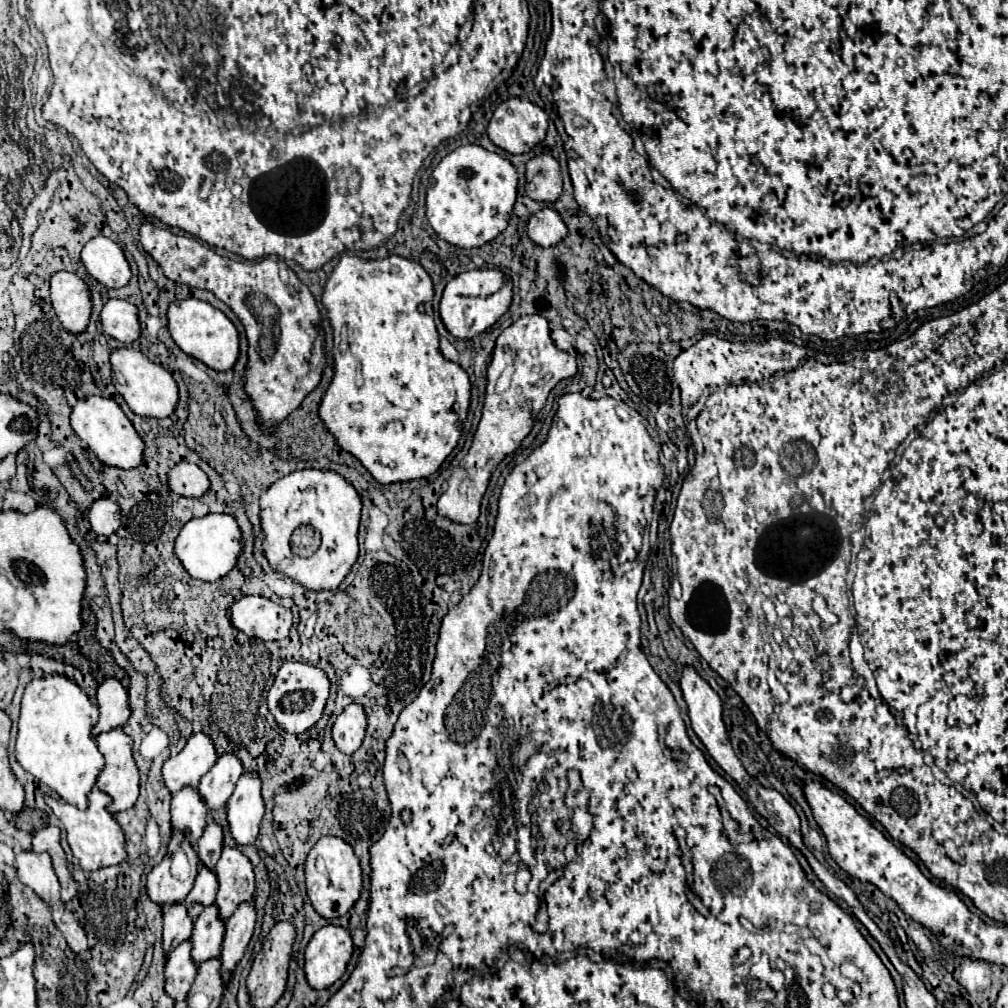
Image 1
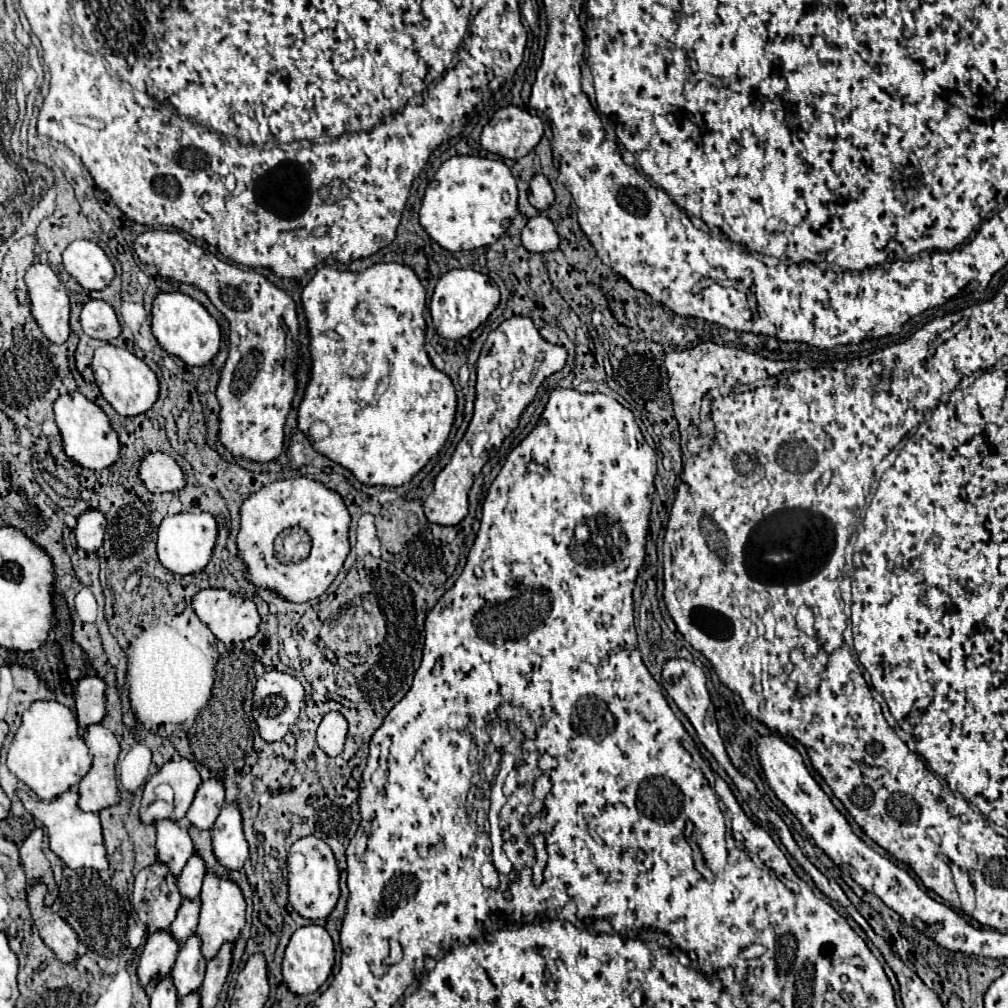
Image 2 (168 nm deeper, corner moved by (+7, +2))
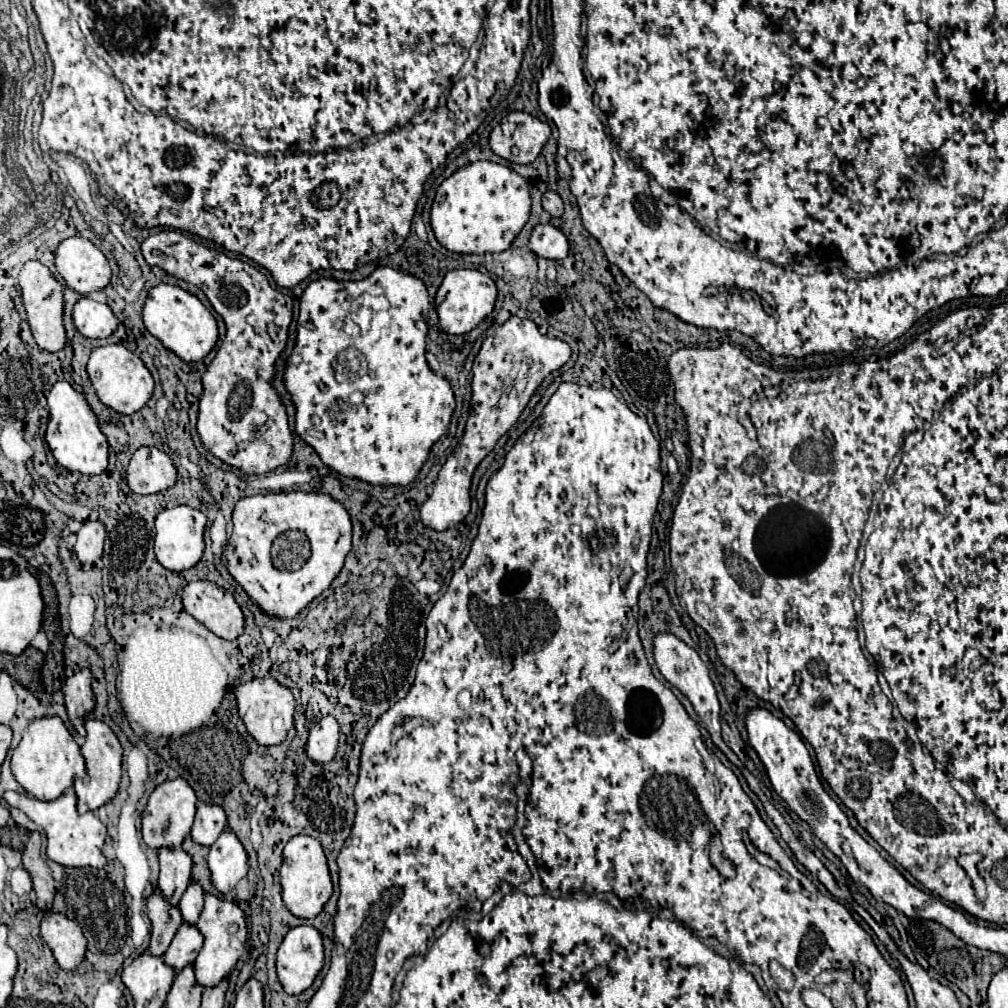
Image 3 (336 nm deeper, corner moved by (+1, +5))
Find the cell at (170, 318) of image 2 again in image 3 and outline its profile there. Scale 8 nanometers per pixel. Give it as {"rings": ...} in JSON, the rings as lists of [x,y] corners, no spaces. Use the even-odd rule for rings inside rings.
{"rings":[[[157,284],[149,290],[149,296],[143,304],[143,324],[151,336],[161,340],[161,344],[183,362],[203,360],[213,350],[219,336],[217,322],[213,314],[201,304],[201,300],[171,284]]]}

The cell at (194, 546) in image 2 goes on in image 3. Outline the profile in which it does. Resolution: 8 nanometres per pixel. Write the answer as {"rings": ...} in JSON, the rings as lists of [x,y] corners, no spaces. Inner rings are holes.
{"rings":[[[173,506],[165,508],[155,518],[155,542],[153,550],[159,560],[159,564],[171,572],[183,572],[195,566],[203,556],[203,530],[207,524],[207,516],[195,508],[189,506]]]}

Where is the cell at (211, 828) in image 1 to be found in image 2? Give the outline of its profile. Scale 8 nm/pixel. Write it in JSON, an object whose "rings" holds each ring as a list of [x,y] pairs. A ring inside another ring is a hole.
{"rings":[[[193,853],[191,859],[187,861],[187,865],[183,867],[181,875],[179,875],[181,895],[187,899],[195,899],[201,891],[203,877],[205,877],[205,861],[199,853]]]}

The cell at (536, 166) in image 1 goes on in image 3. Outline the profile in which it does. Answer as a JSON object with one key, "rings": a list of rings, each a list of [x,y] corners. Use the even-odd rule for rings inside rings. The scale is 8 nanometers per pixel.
{"rings":[[[549,190],[549,192],[543,196],[543,208],[545,208],[553,218],[561,218],[561,214],[563,214],[563,202],[561,202],[559,194]]]}

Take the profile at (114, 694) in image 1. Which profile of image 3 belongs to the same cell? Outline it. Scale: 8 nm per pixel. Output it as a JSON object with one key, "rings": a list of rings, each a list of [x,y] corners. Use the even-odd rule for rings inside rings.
{"rings":[[[79,670],[71,678],[67,678],[63,684],[67,716],[69,716],[73,730],[79,736],[85,736],[85,728],[83,728],[85,716],[89,712],[93,712],[93,708],[95,708],[95,696],[91,690],[91,680],[93,680],[93,676],[89,670]]]}

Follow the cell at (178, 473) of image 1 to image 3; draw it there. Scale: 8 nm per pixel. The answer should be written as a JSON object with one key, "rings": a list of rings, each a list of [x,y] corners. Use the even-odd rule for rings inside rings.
{"rings":[[[139,448],[127,466],[127,484],[135,494],[157,494],[173,486],[177,470],[157,448]]]}

